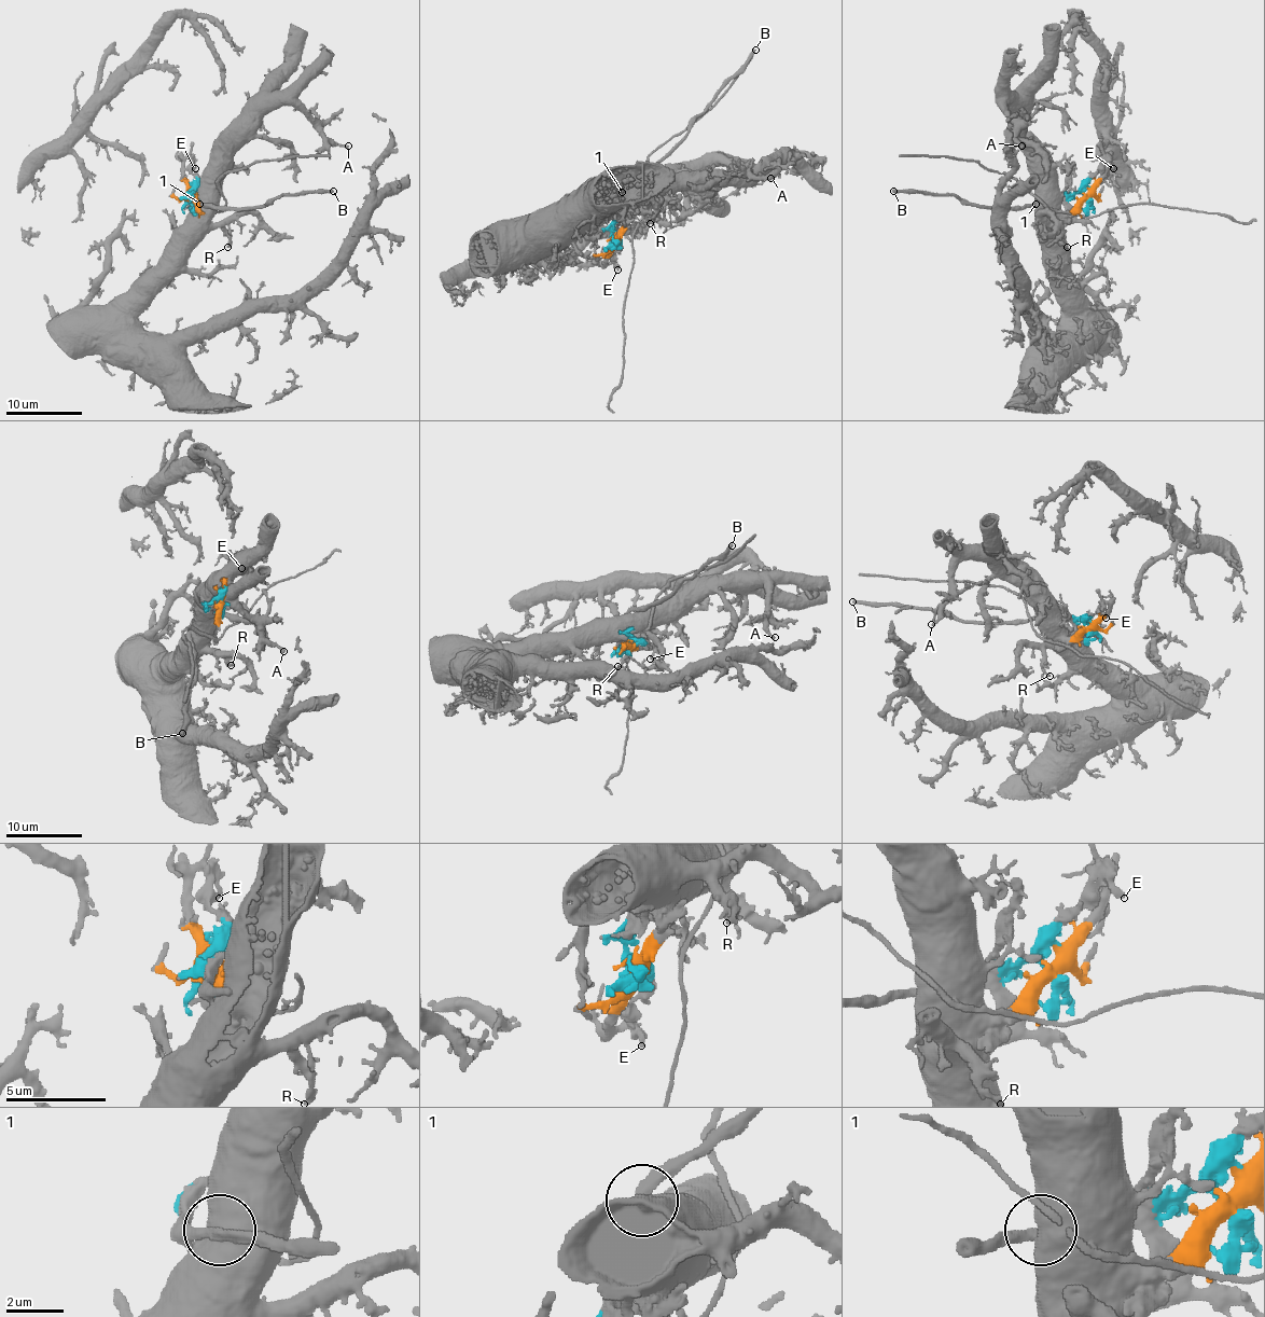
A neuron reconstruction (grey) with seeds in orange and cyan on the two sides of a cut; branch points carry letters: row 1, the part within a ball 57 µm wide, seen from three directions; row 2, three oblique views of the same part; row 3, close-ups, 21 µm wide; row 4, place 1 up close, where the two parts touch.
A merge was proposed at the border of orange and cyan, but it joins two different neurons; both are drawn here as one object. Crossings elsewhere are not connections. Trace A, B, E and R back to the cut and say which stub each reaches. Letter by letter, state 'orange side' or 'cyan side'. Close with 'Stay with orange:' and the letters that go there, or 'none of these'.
A: orange side
B: cyan side
E: cyan side
R: orange side
Stay with orange: A, R

